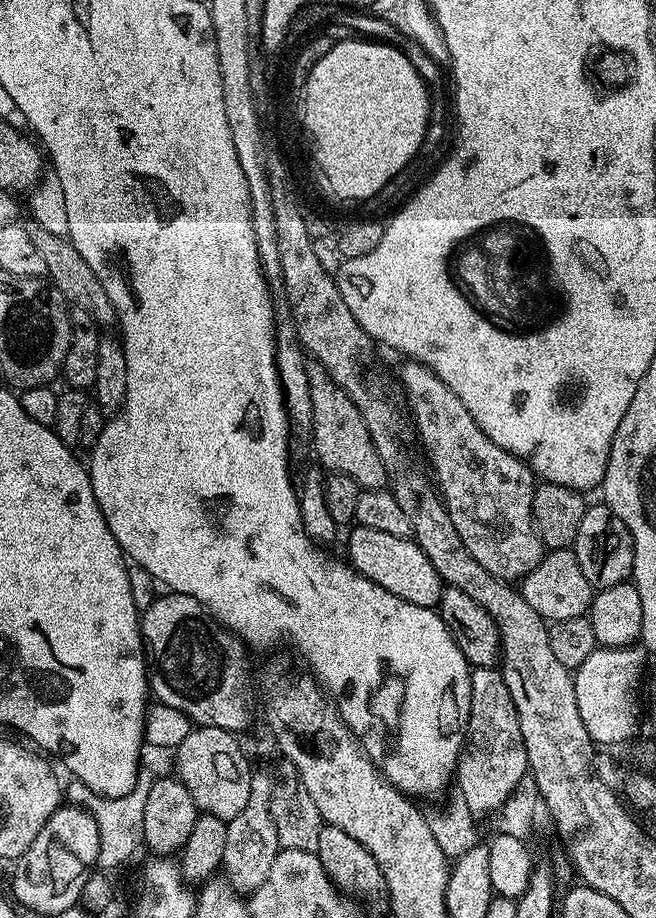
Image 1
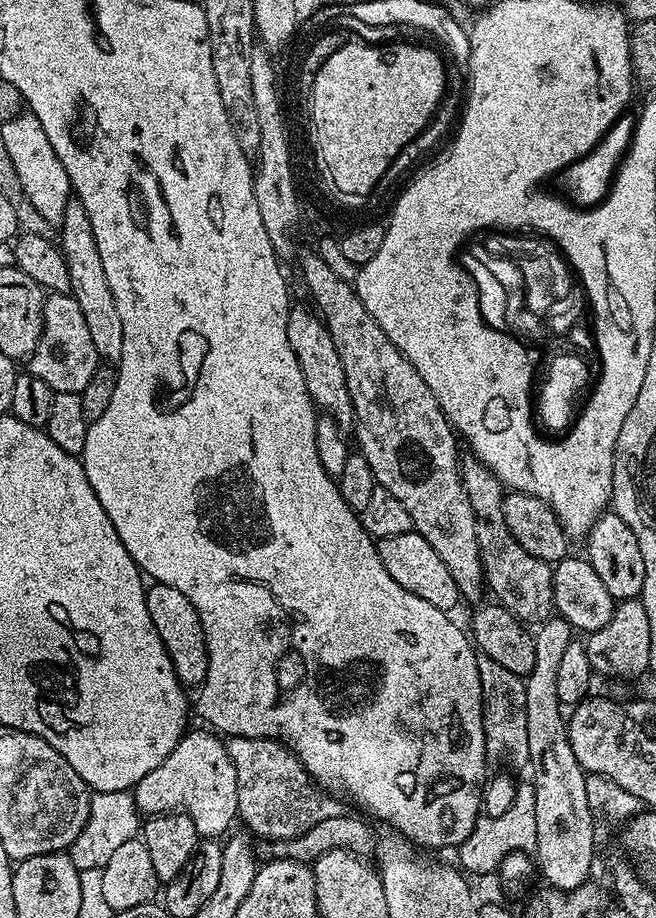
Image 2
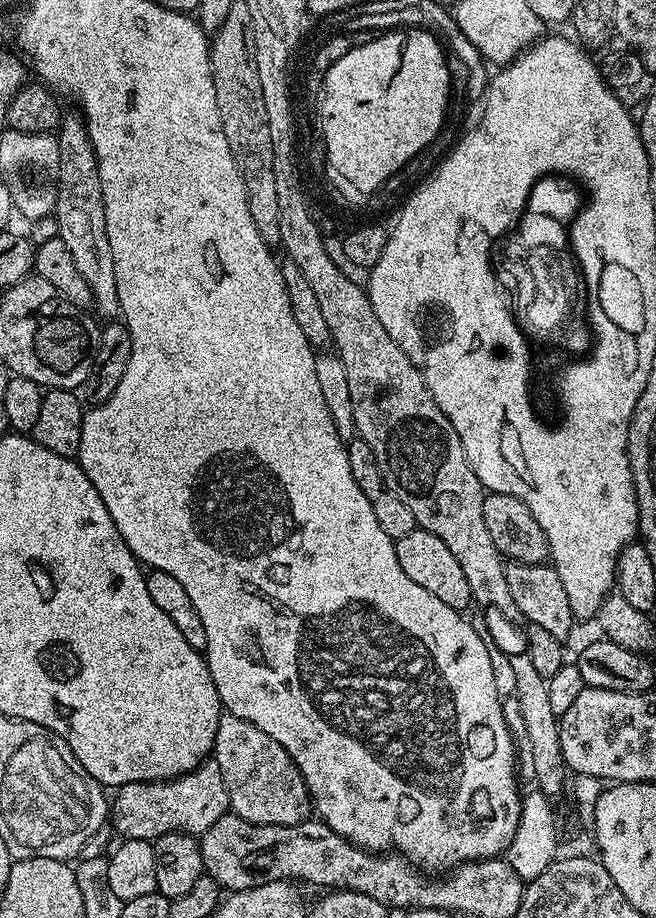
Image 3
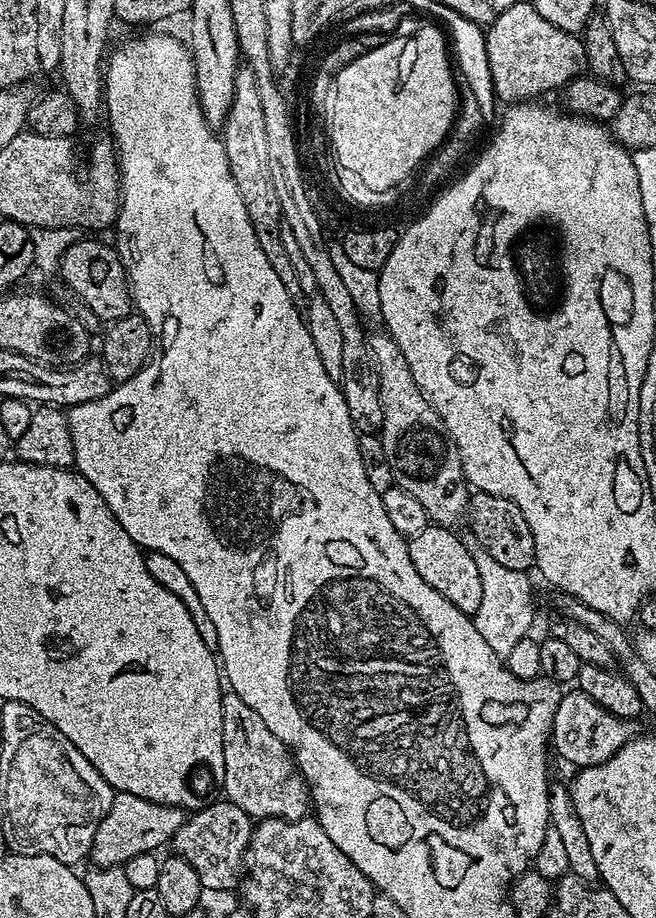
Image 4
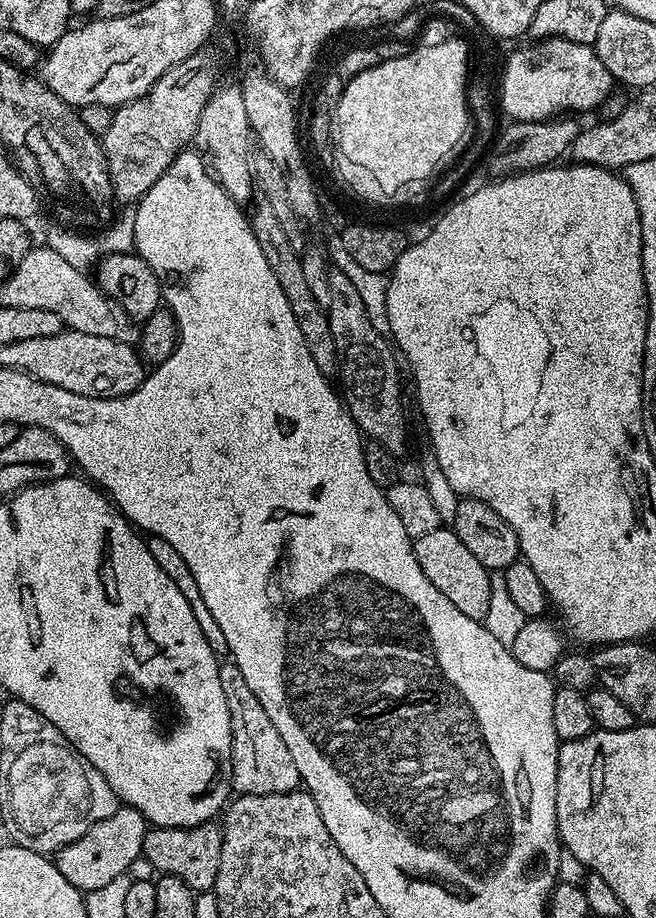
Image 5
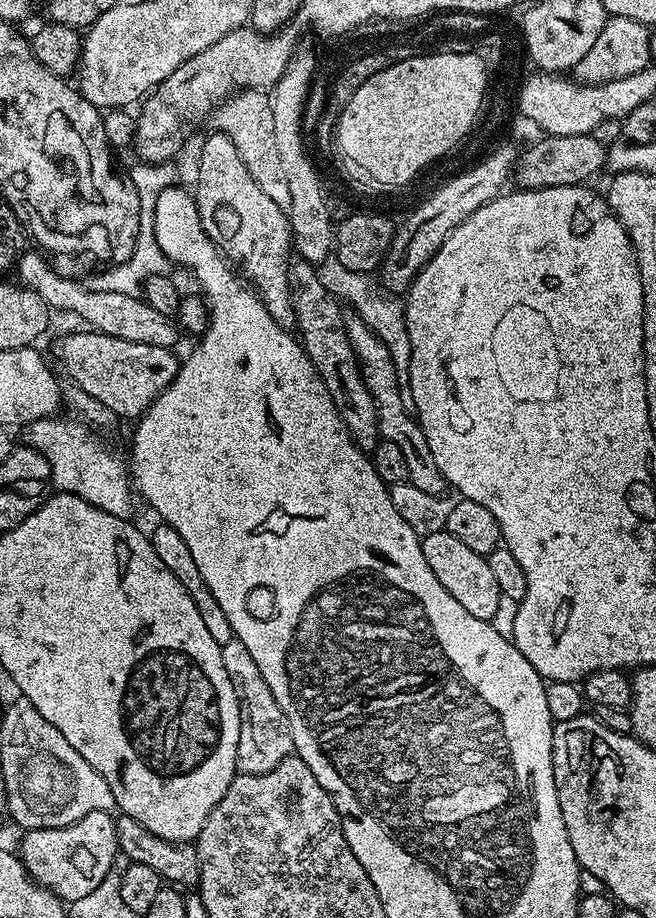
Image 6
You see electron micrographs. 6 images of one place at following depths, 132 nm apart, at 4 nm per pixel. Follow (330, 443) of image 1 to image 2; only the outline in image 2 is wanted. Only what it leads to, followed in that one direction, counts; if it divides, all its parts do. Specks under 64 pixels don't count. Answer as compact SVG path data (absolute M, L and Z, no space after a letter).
M292 306L288 309L286 338L290 342L290 350L294 350L294 358L298 358L298 366L302 366L302 378L306 378L306 390L313 404L321 413L333 416L341 429L351 429L353 412L350 391L346 386L346 375L338 348L334 346L334 338L331 337L324 321L311 307L308 308Z

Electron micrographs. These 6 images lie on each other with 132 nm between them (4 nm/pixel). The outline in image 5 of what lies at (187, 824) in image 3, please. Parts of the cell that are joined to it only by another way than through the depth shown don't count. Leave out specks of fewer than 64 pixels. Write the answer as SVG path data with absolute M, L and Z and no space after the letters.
M117 807L110 818L102 818L102 822L90 826L82 838L70 842L55 853L58 870L62 870L66 882L85 894L98 890L98 886L107 886L114 878L125 875L130 864L142 854L142 842L149 827L148 821L138 809Z

